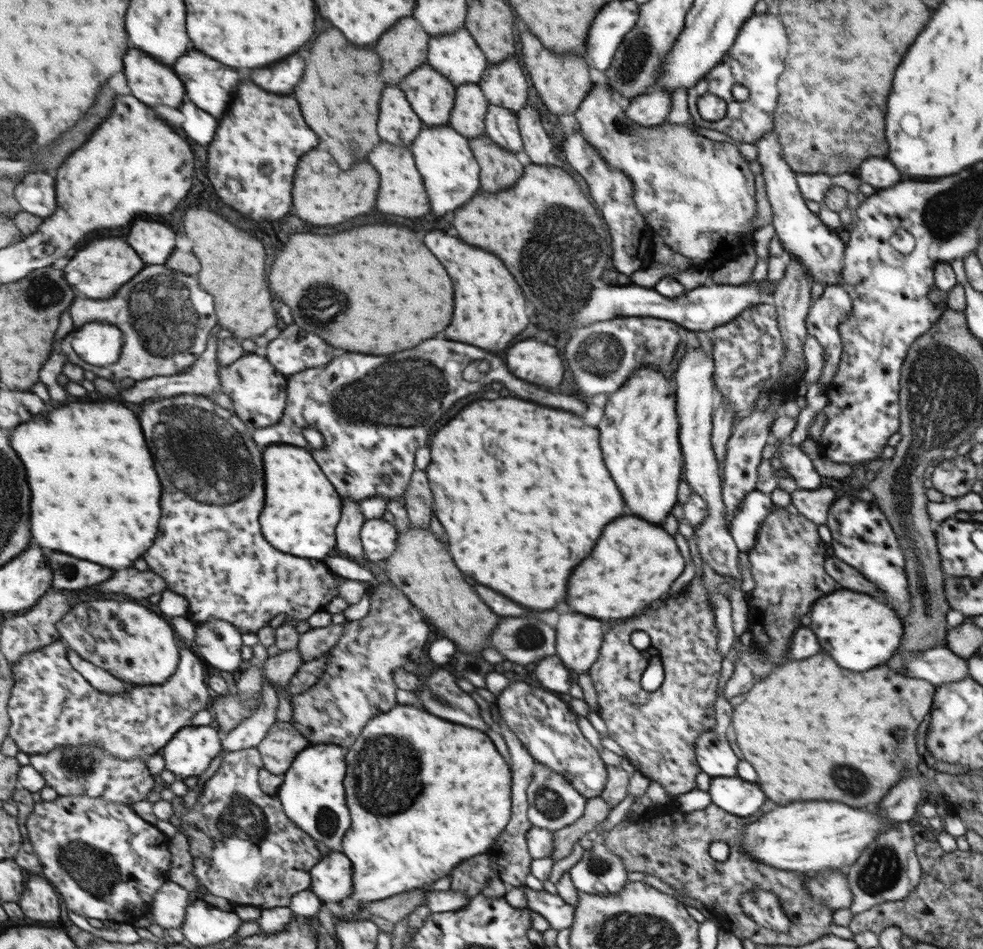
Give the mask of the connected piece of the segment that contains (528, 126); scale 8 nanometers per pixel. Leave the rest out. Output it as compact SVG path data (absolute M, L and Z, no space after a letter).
M533 106L517 111L520 136L523 143L523 155L527 161L536 165L545 165L547 158L551 156L551 140L547 138L545 130L541 128L539 114L533 110Z

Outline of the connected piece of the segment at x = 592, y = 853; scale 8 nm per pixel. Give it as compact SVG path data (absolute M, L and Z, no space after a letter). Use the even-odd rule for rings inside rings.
M599 839L592 841L591 849L583 850L579 859L568 871L574 888L582 893L607 896L616 893L627 882L626 870L618 856L604 847Z

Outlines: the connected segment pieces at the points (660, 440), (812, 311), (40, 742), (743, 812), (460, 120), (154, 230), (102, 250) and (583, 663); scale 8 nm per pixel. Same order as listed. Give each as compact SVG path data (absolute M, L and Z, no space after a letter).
M640 366L624 382L624 386L609 395L605 412L597 428L601 428L601 454L607 472L629 512L641 520L661 524L675 504L675 494L681 480L679 452L679 420L675 418L676 392L669 390L663 374Z
M827 284L823 292L808 308L805 317L805 330L808 337L813 337L823 347L825 364L821 378L817 381L827 386L836 373L842 344L837 334L837 325L845 323L851 312L849 295L841 285Z
M57 641L42 649L24 654L13 667L15 687L8 713L12 720L10 738L21 751L30 755L45 754L65 747L83 747L97 745L123 760L136 759L149 754L161 753L168 743L185 727L191 726L191 720L197 712L210 710L214 699L209 694L208 678L210 670L205 660L194 648L182 644L181 664L176 674L161 685L127 684L127 689L109 695L101 692L89 683L72 665L68 657L69 647L64 641Z
M710 777L707 792L713 805L741 818L755 814L765 802L757 784L747 784L739 778Z
M463 83L456 88L456 104L451 112L449 126L469 139L484 134L487 100L481 91L478 83Z
M135 222L127 240L147 264L165 264L175 250L175 232L159 222Z
M105 238L93 240L81 252L77 252L77 256L73 256L69 266L65 268L65 276L69 276L69 284L73 284L73 288L79 290L81 294L95 300L103 300L115 296L115 292L143 268L145 262L123 238Z
M565 612L559 616L557 628L556 655L565 663L569 672L585 673L599 654L603 634L611 624L619 624L623 620L611 620L609 624L587 618L577 612Z

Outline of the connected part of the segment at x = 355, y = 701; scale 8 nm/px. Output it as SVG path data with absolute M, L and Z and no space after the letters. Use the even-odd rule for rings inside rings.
M374 582L373 591L370 594L370 607L367 615L363 616L359 620L345 621L343 625L344 633L342 634L341 640L335 645L335 648L332 648L329 652L330 660L328 660L327 671L321 674L319 681L315 687L307 690L305 694L293 696L292 704L292 723L308 738L308 741L313 741L313 743L324 743L324 744L337 744L341 747L351 748L351 744L356 744L359 739L360 733L363 731L365 723L368 722L372 716L381 715L382 713L388 712L395 705L395 686L396 682L394 680L394 673L401 666L409 664L409 662L415 662L417 656L421 654L425 642L427 642L427 622L425 622L423 613L418 611L411 602L408 601L408 598L395 587L391 587L391 584L387 583L376 583Z

